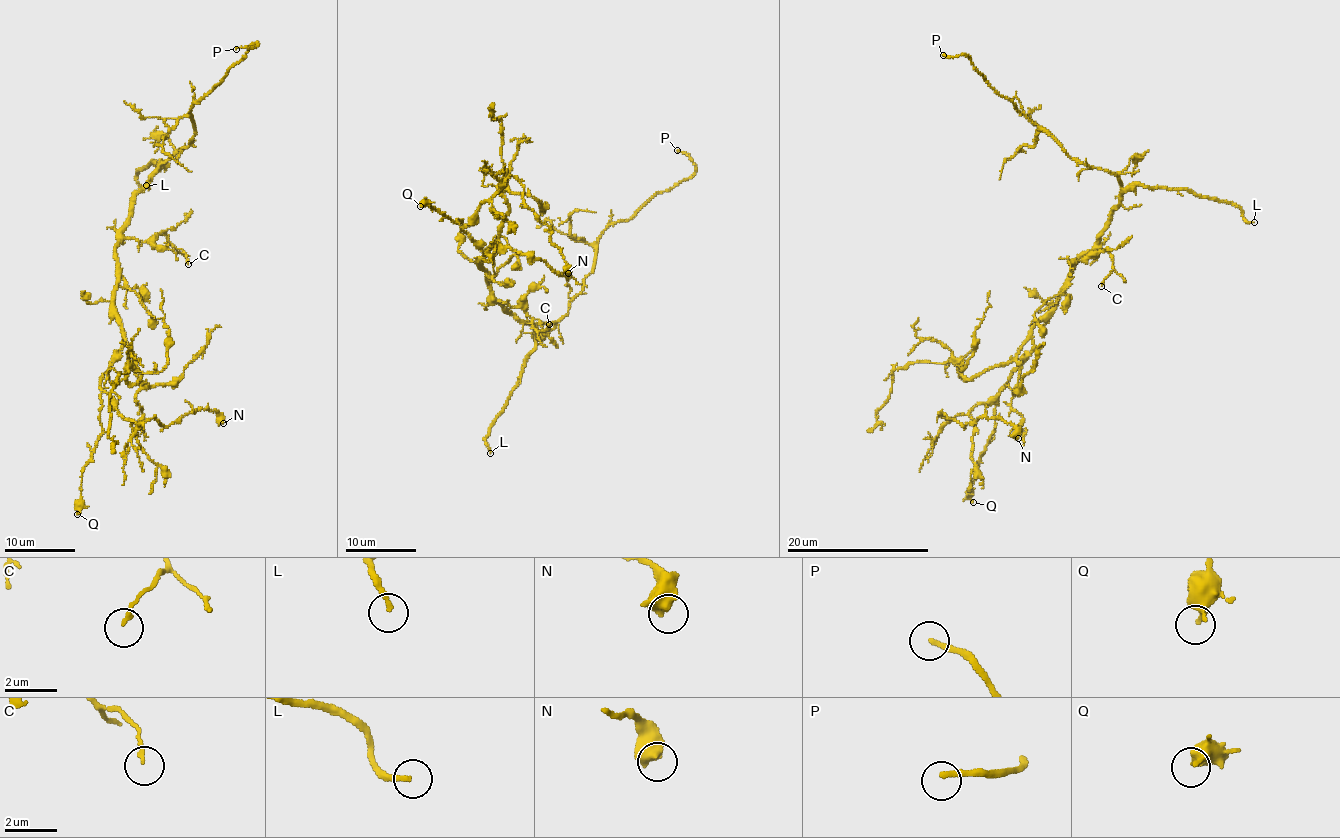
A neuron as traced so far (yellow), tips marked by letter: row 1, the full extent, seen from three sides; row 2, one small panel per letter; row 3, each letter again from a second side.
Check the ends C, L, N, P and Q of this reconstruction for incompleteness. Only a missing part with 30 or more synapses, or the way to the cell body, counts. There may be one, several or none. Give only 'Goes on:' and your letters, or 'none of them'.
Goes on: L, P

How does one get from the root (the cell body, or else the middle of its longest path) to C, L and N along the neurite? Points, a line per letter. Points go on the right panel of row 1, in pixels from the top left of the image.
C: (1082, 255), (1093, 251), (1096, 257), (1105, 251), (1110, 255), (1113, 270), (1101, 286)
L: (1082, 255), (1092, 248), (1119, 198), (1133, 185), (1183, 188), (1216, 197), (1254, 222)
N: (1082, 255), (1007, 385), (965, 414), (939, 415), (966, 426), (1000, 418), (1018, 438)

